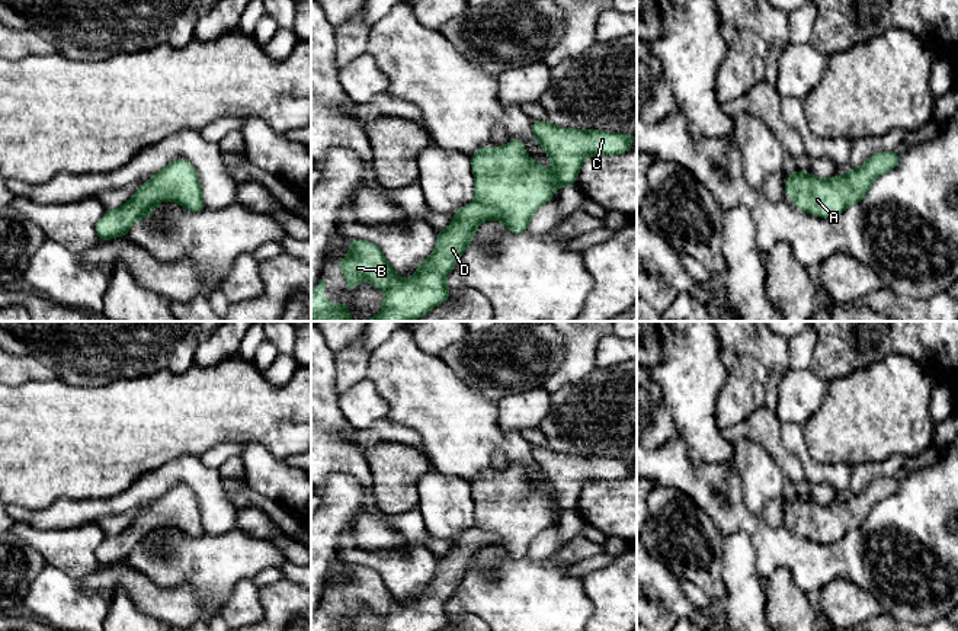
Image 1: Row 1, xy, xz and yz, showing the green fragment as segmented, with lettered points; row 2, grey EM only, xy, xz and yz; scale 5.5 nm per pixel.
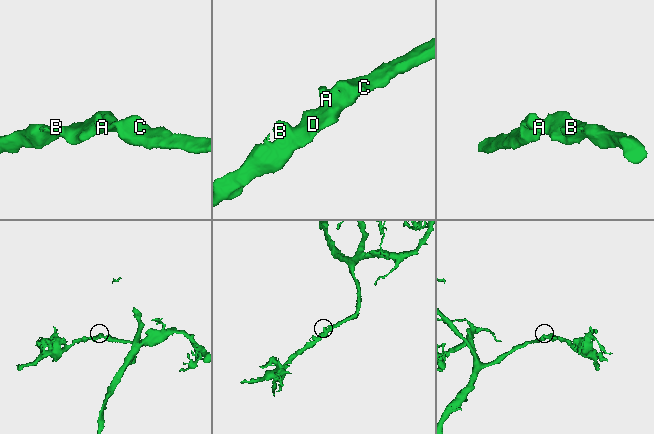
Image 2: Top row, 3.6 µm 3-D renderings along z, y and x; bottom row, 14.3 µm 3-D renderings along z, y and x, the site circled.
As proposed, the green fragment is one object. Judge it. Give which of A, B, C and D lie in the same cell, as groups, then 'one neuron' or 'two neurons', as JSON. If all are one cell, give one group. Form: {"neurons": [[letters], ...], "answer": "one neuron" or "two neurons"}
{"neurons": [["A", "B", "C", "D"]], "answer": "one neuron"}

